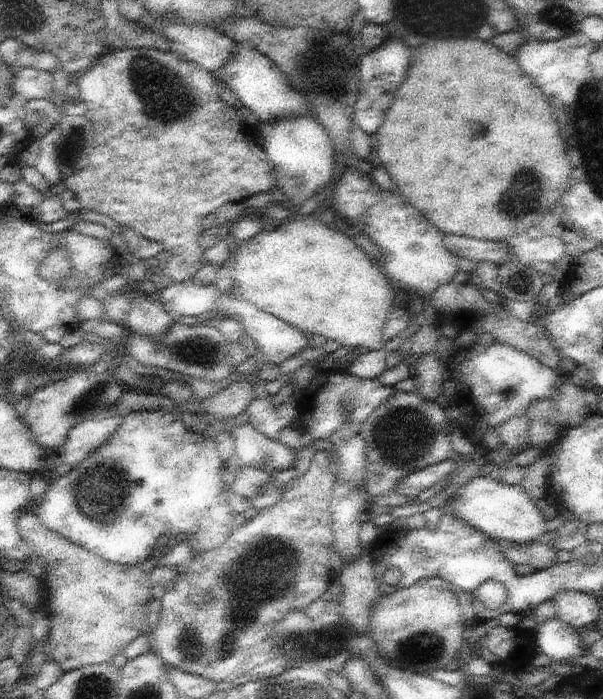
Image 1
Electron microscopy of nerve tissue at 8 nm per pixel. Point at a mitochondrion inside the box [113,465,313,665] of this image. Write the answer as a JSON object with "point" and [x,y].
{"point":[272,557]}

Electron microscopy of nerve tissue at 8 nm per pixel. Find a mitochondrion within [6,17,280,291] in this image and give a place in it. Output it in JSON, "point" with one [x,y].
{"point":[163,90]}

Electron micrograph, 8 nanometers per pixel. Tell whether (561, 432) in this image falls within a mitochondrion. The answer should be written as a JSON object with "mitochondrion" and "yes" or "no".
{"mitochondrion":"no"}

